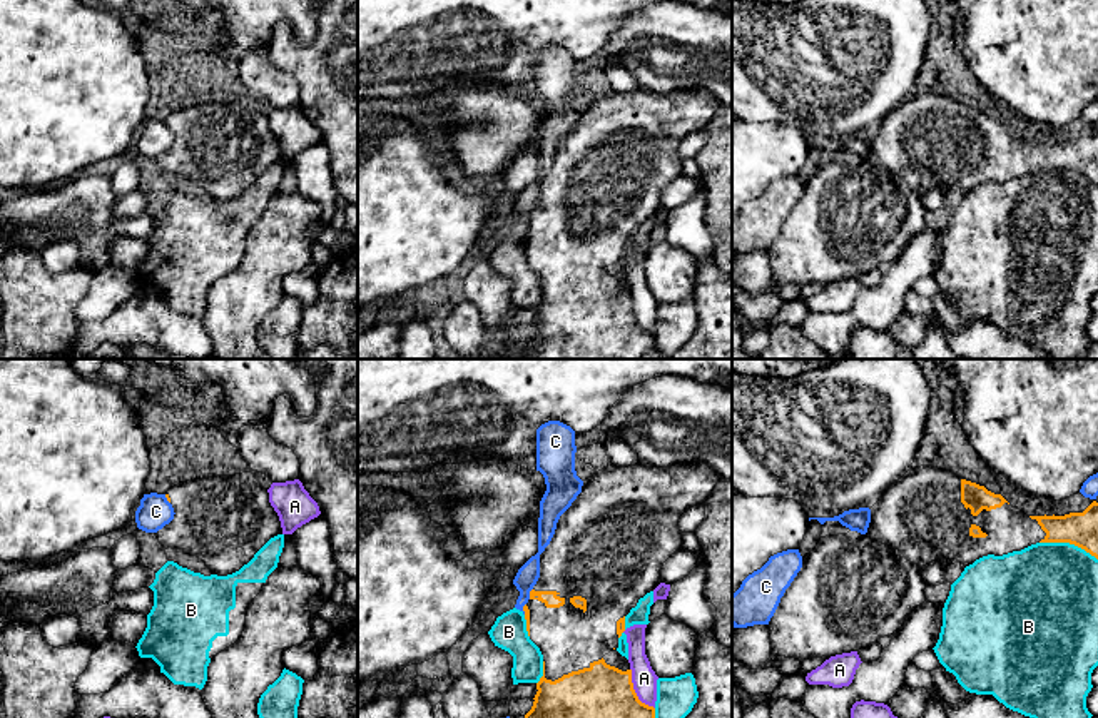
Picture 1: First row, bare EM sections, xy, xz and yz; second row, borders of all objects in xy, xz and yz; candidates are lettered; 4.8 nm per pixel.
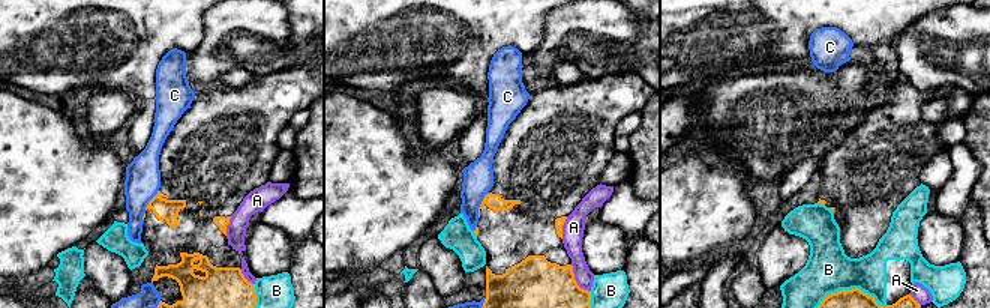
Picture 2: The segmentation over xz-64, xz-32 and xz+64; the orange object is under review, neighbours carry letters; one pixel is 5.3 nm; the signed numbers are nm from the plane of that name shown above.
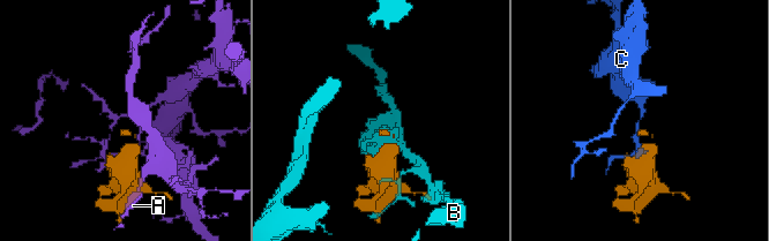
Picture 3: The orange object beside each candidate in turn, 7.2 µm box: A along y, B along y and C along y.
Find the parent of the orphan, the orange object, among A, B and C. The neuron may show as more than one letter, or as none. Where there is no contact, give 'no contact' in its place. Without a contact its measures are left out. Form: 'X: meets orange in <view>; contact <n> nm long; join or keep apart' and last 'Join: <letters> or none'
A: meets orange in xz; contact 240 nm long; keep apart
B: meets orange in yz; contact 300 nm long; keep apart
C: meets orange in xz; contact 60 nm long; keep apart
Join: none

